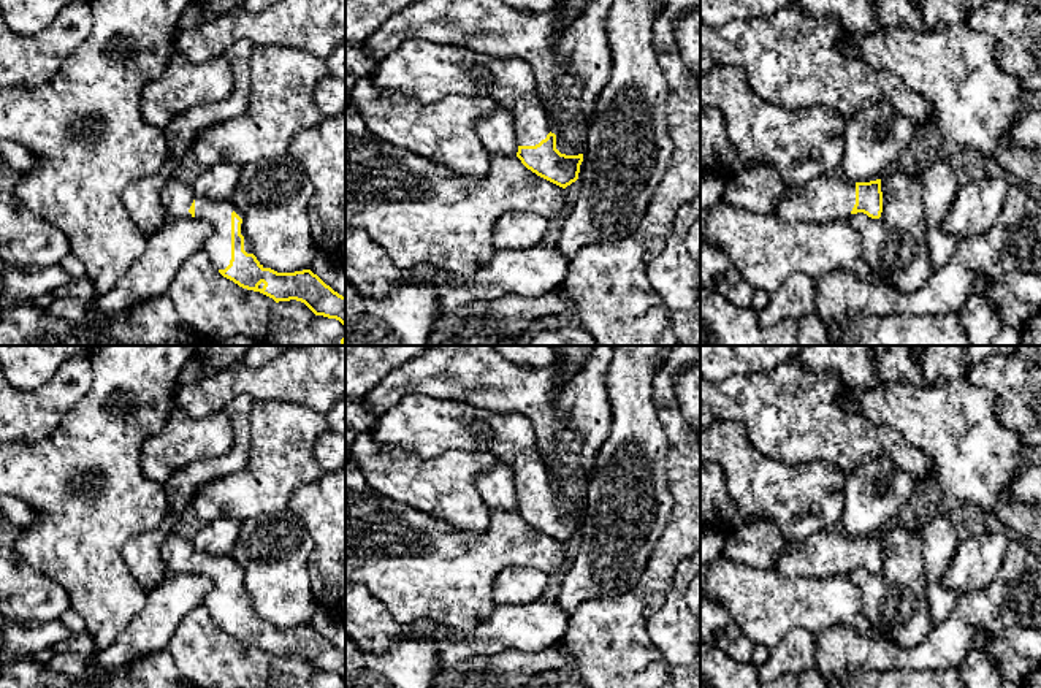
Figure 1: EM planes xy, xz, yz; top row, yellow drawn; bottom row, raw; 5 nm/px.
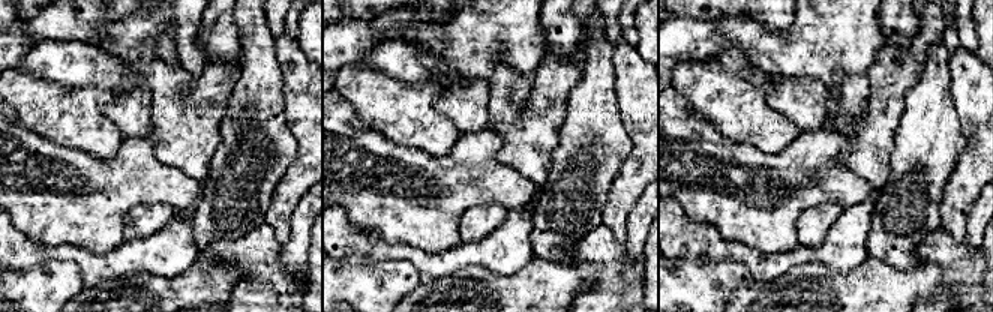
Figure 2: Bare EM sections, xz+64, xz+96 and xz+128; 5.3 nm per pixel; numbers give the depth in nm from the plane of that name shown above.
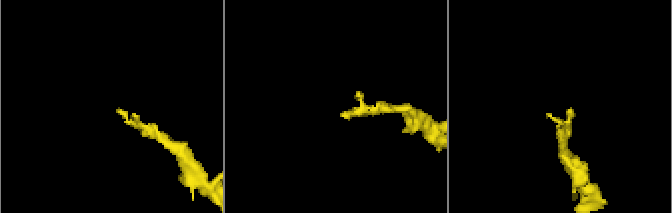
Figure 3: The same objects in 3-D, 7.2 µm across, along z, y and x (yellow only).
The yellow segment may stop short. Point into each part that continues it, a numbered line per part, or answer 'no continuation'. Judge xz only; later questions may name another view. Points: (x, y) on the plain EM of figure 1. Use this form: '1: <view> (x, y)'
1: xz (427, 427)

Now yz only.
1: yz (824, 554)

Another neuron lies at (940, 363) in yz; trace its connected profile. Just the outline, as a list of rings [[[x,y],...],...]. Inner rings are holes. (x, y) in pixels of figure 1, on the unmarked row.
[[[927,346],[922,357],[922,373],[929,385],[941,387],[963,377],[981,360],[993,355],[1011,355],[1020,346]]]

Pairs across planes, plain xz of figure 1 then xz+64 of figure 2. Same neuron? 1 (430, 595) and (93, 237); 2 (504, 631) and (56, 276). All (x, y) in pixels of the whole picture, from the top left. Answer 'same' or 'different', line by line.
1: same
2: different

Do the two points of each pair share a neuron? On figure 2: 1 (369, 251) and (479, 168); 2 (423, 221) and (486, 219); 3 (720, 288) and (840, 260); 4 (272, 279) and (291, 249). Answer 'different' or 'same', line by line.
1: different
2: different
3: different
4: different

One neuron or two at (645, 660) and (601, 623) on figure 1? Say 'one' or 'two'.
one

